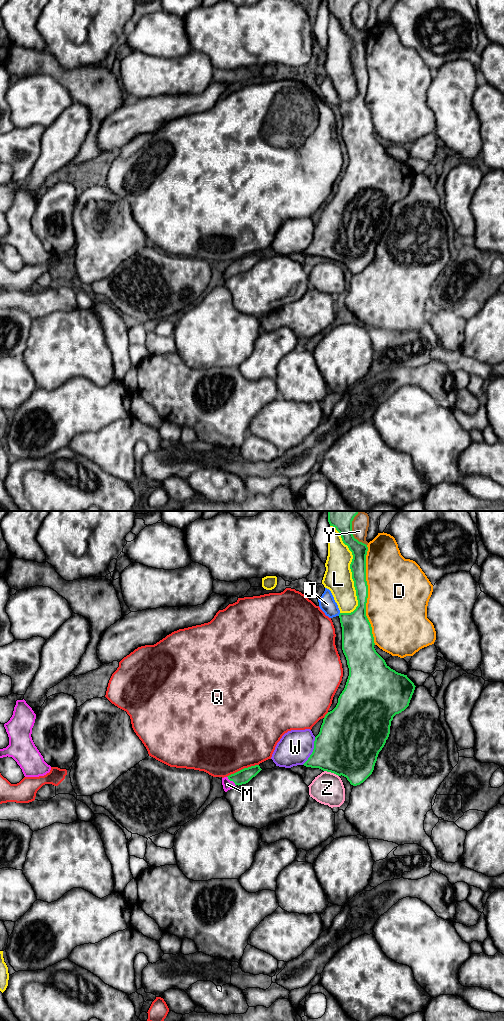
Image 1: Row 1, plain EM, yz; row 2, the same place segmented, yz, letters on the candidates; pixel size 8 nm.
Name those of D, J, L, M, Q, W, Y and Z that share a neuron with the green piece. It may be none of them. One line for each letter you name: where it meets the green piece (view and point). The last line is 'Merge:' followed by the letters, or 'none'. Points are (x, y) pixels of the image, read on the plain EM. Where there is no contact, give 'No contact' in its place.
M: Touches green at yz (231, 268)
Merge: M

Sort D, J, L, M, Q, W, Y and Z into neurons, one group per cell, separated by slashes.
D / J / L / M / Q / W / Y Z

